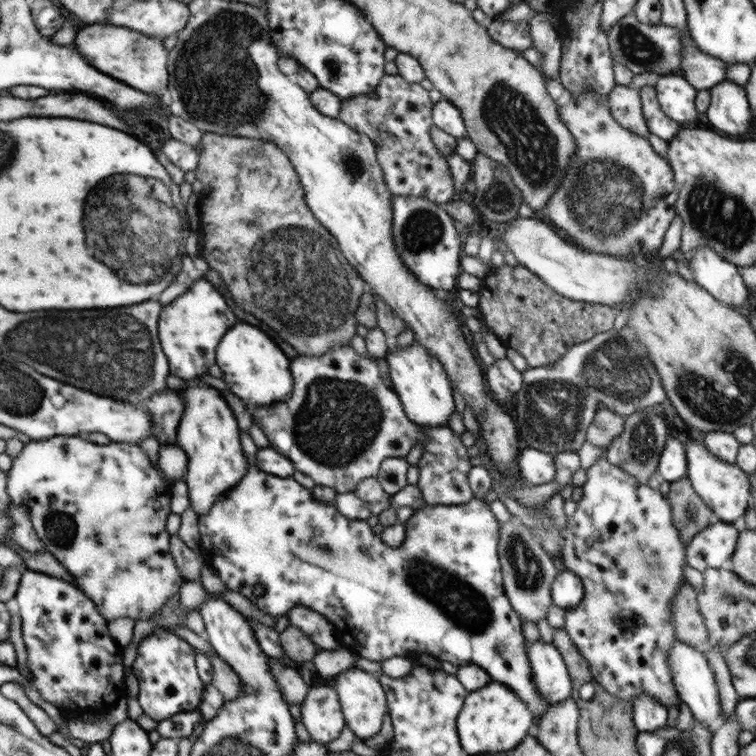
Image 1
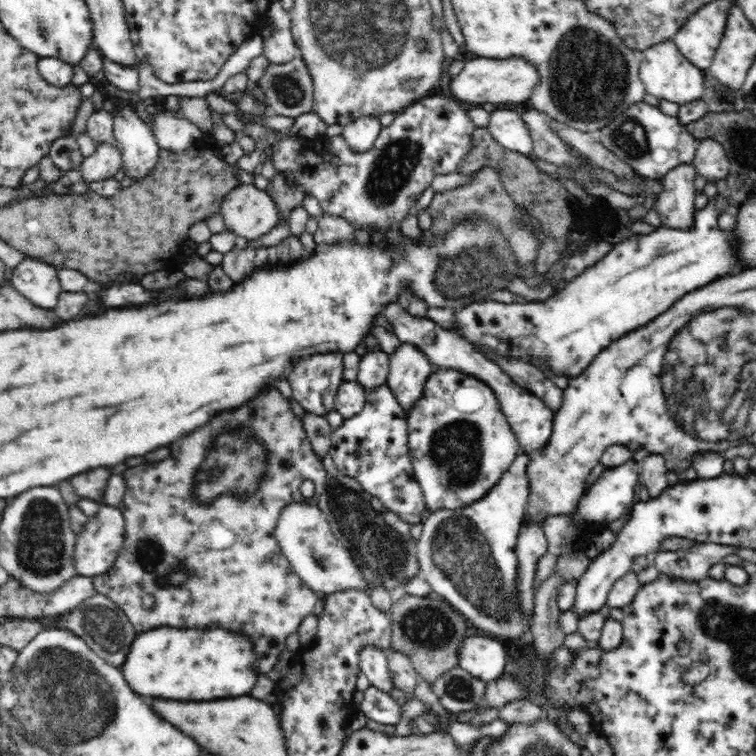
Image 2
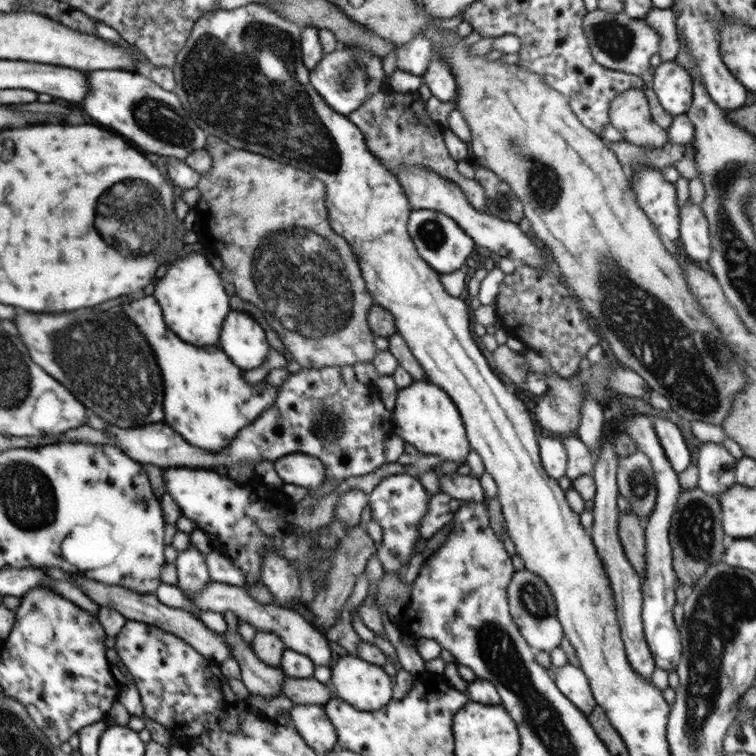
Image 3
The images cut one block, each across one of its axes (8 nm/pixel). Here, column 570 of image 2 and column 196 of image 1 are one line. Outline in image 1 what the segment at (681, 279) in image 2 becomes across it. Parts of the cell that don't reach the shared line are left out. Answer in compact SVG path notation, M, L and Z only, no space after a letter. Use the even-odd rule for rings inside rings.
M200 278L178 296L178 300L164 306L160 324L160 338L162 344L166 344L165 355L173 376L189 381L208 374L208 369L216 364L217 348L224 334L236 324L236 316L226 306L224 296L220 296L220 292L205 278Z

